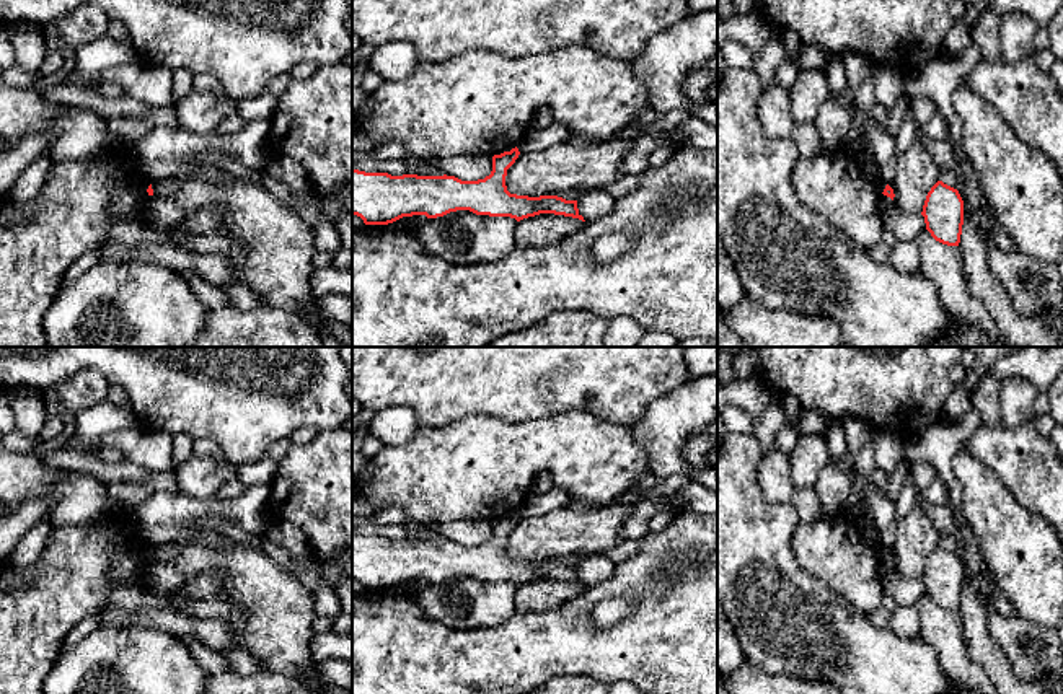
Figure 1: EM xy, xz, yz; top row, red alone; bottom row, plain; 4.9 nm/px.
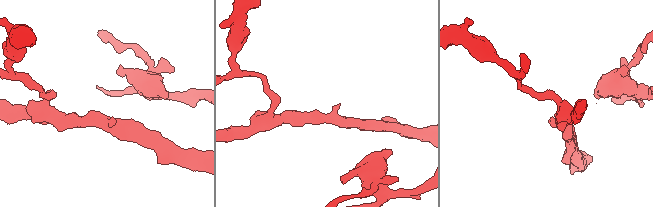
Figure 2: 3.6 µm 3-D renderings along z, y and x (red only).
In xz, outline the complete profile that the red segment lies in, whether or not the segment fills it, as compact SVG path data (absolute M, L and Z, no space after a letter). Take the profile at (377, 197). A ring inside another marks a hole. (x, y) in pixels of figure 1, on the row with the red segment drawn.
M512 148L510 152L504 152L501 155L492 156L492 171L484 179L478 181L461 181L455 176L417 176L417 174L403 174L403 176L391 176L388 173L365 173L352 168L352 215L357 215L364 220L365 225L388 225L403 217L412 215L426 215L427 218L443 217L450 212L457 210L470 210L476 215L489 215L489 217L510 217L517 222L535 217L540 213L554 213L579 218L582 222L584 217L579 213L577 200L566 200L558 195L540 195L540 197L528 197L528 195L517 195L510 194L505 186L507 169L515 163L520 152L518 148Z

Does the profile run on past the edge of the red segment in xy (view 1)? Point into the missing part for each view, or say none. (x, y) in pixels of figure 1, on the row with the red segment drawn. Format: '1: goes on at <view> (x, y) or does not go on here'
1: does not go on here

